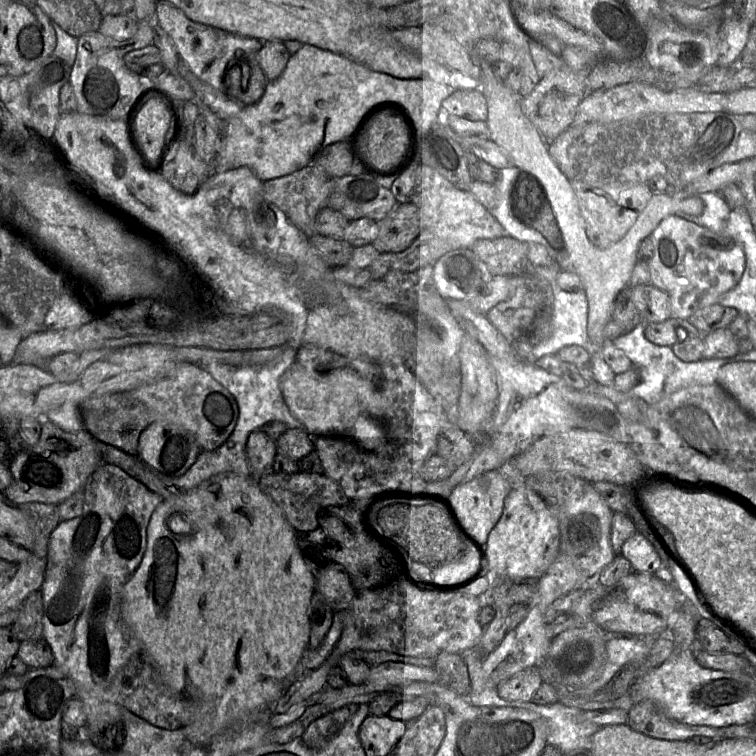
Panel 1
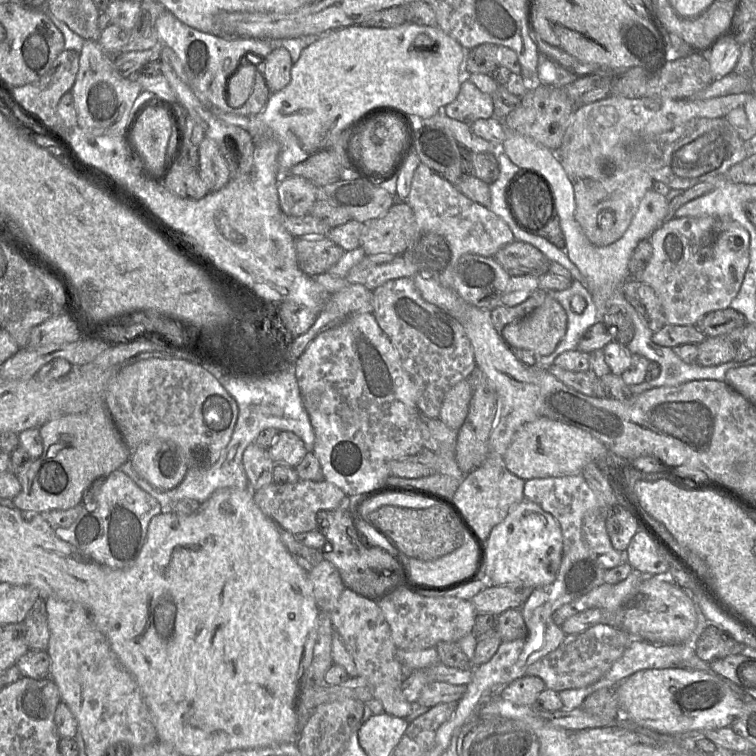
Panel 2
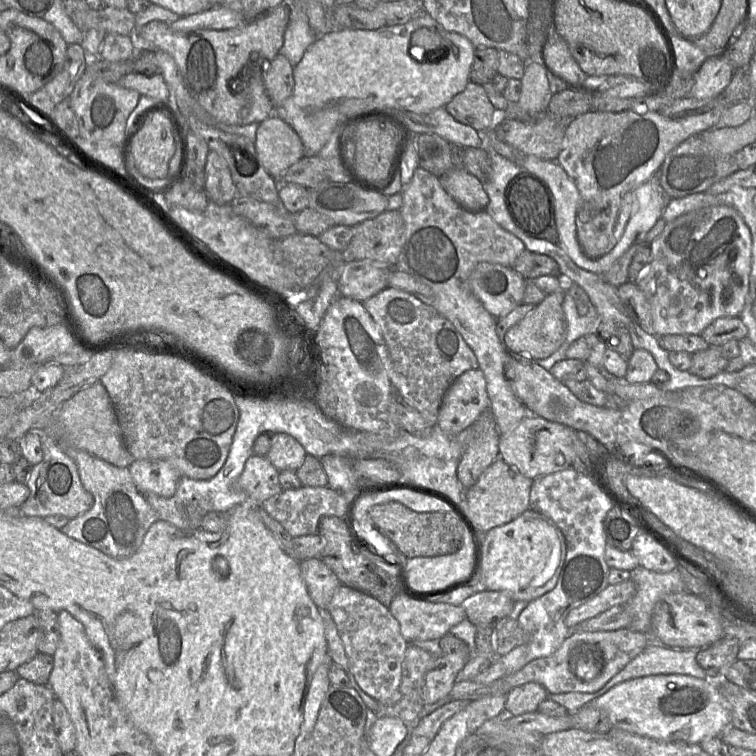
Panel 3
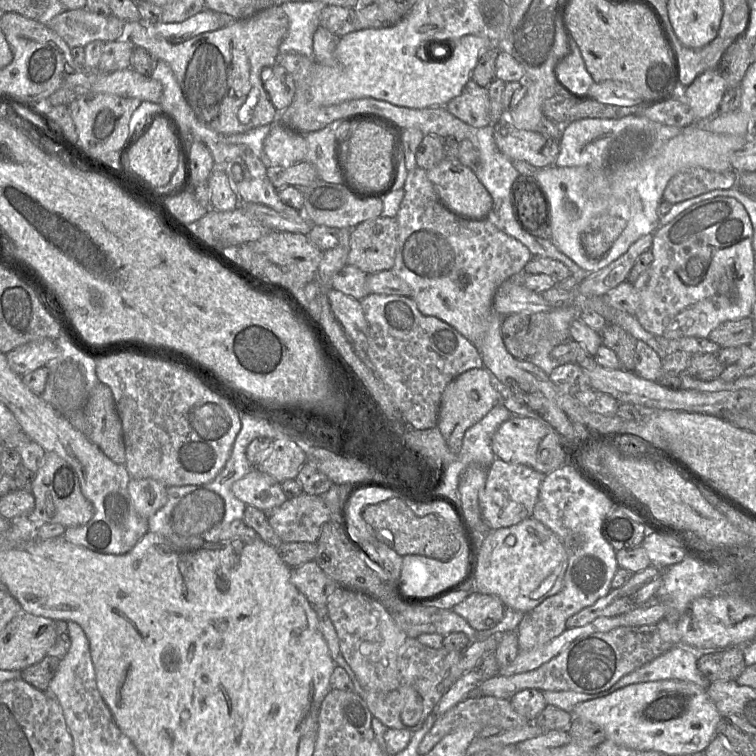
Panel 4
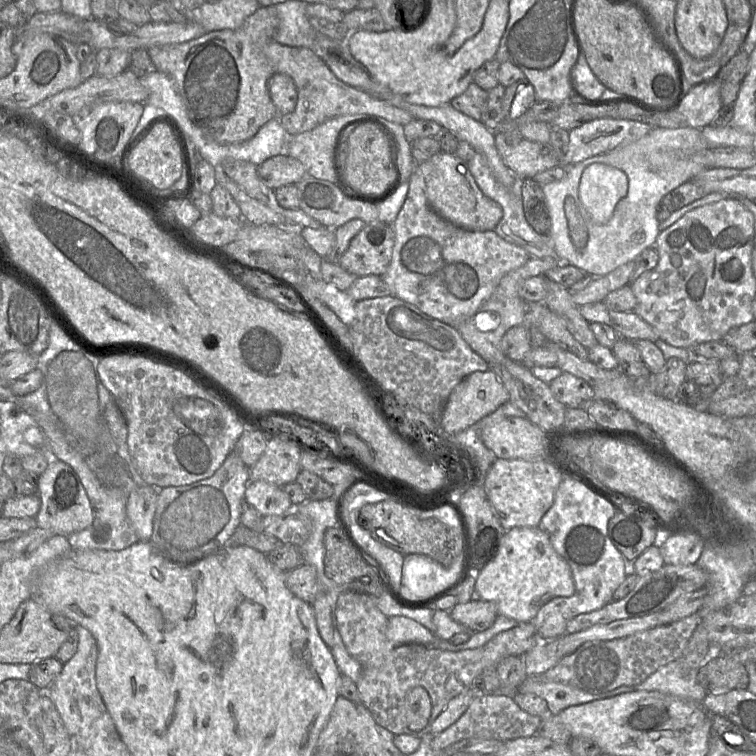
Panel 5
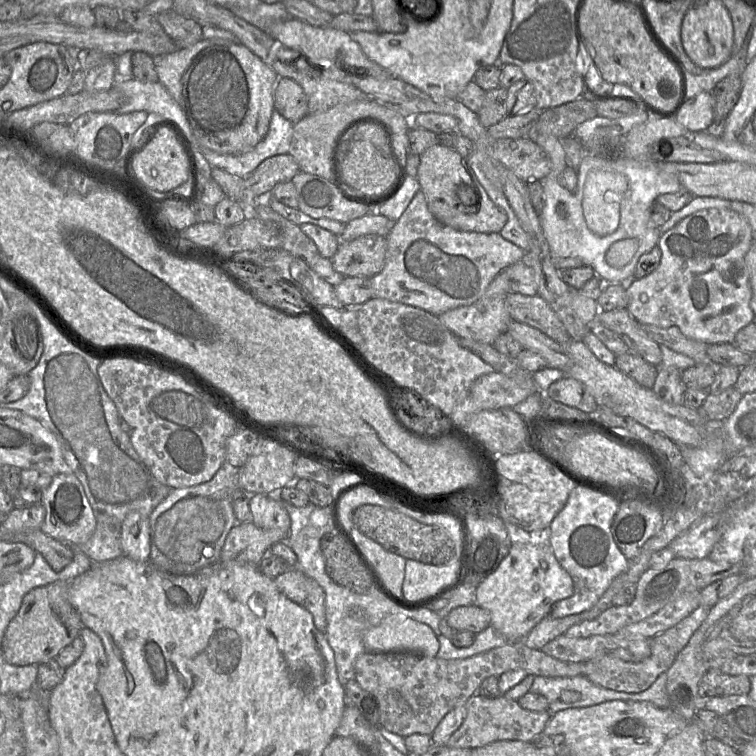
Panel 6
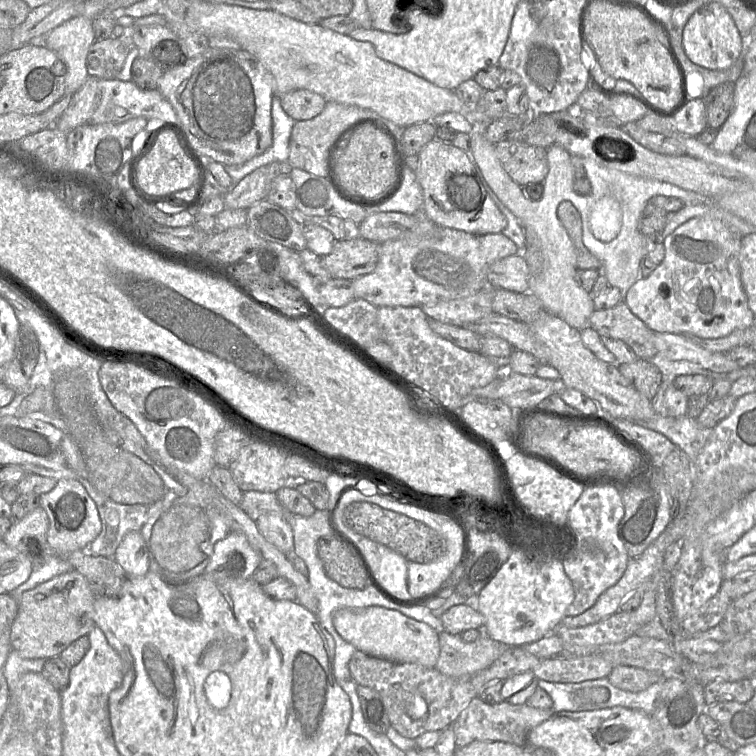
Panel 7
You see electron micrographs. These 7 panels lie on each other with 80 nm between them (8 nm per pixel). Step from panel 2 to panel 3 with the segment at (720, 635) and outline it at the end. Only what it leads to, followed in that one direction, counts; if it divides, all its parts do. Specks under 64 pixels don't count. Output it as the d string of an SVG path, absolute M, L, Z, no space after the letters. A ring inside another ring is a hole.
M725 635L714 644L700 648L696 660L704 669L726 669L738 660L741 644L738 638Z

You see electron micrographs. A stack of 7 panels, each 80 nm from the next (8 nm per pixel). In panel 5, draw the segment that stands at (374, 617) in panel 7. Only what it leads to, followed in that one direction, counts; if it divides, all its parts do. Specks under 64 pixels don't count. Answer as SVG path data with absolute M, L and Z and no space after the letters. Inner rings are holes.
M393 616L388 618L386 637L395 645L416 643L431 646L434 634L424 625L411 618Z

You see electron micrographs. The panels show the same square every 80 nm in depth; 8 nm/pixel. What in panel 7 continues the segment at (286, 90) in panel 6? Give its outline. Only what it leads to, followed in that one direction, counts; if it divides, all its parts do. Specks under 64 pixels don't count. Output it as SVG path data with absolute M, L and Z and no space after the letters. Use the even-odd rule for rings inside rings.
M306 89L277 96L280 97L284 111L296 122L316 117L323 111L327 102L321 95Z

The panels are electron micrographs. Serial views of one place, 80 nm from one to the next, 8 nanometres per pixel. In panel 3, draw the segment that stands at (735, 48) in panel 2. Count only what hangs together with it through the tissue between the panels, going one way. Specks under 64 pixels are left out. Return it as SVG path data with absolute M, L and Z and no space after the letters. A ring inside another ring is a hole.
M724 55L708 58L694 75L689 95L697 99L721 96L731 82L734 67Z

